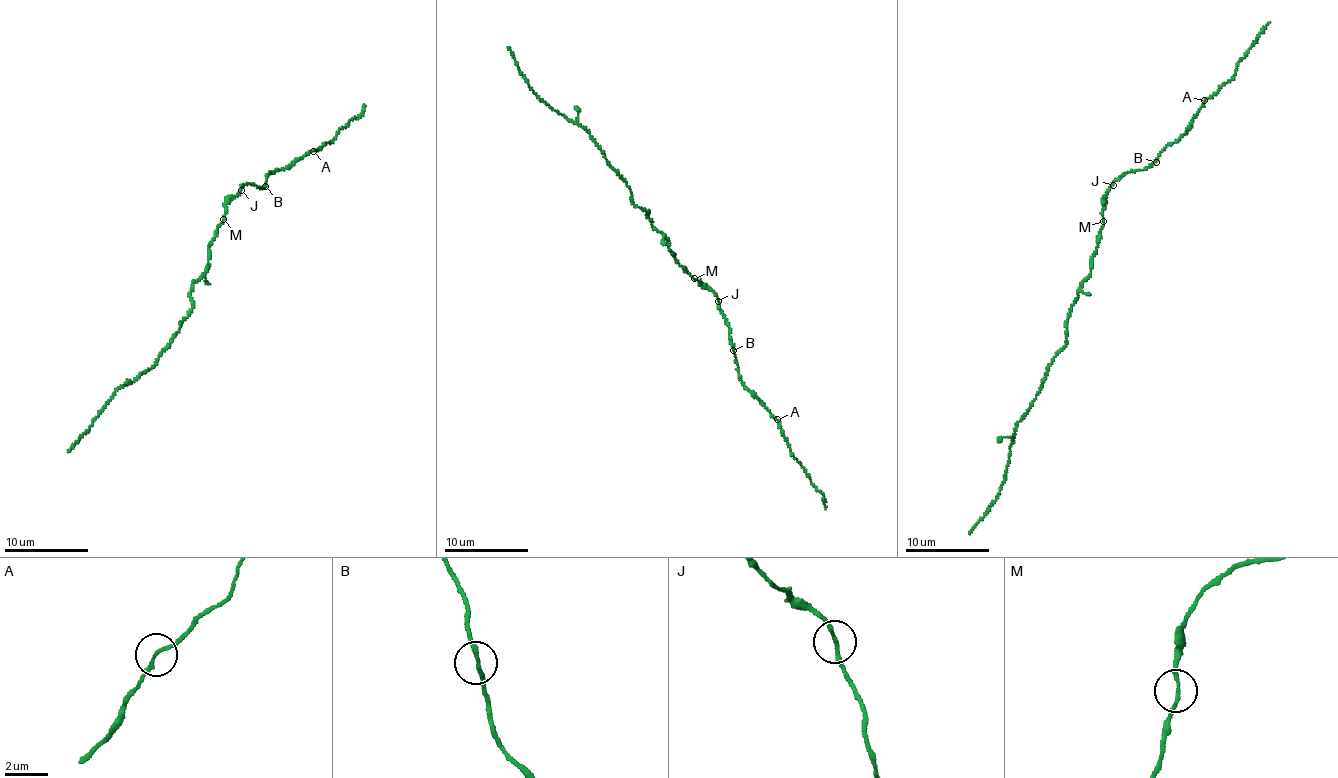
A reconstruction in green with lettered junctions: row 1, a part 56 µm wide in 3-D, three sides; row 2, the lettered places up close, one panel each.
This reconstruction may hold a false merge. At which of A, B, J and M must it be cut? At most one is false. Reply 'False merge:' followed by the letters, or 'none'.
False merge: none

